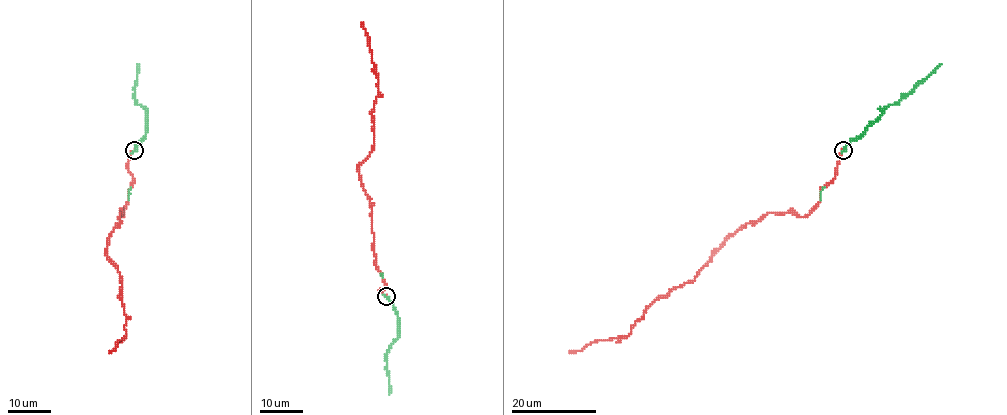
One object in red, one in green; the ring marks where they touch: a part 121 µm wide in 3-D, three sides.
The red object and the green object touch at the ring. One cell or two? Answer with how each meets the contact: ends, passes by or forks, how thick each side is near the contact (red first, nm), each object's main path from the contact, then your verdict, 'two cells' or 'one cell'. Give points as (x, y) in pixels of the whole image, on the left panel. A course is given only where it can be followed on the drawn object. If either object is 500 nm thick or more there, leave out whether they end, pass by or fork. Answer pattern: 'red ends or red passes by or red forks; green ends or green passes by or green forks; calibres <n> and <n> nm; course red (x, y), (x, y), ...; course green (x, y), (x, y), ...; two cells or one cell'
calibres 200 and 550 nm; course red (134, 150), (129, 201), (106, 254), (122, 282), (127, 317), (126, 336), (110, 350); course green (134, 150), (146, 130), (146, 109), (134, 99), (137, 64); one cell

